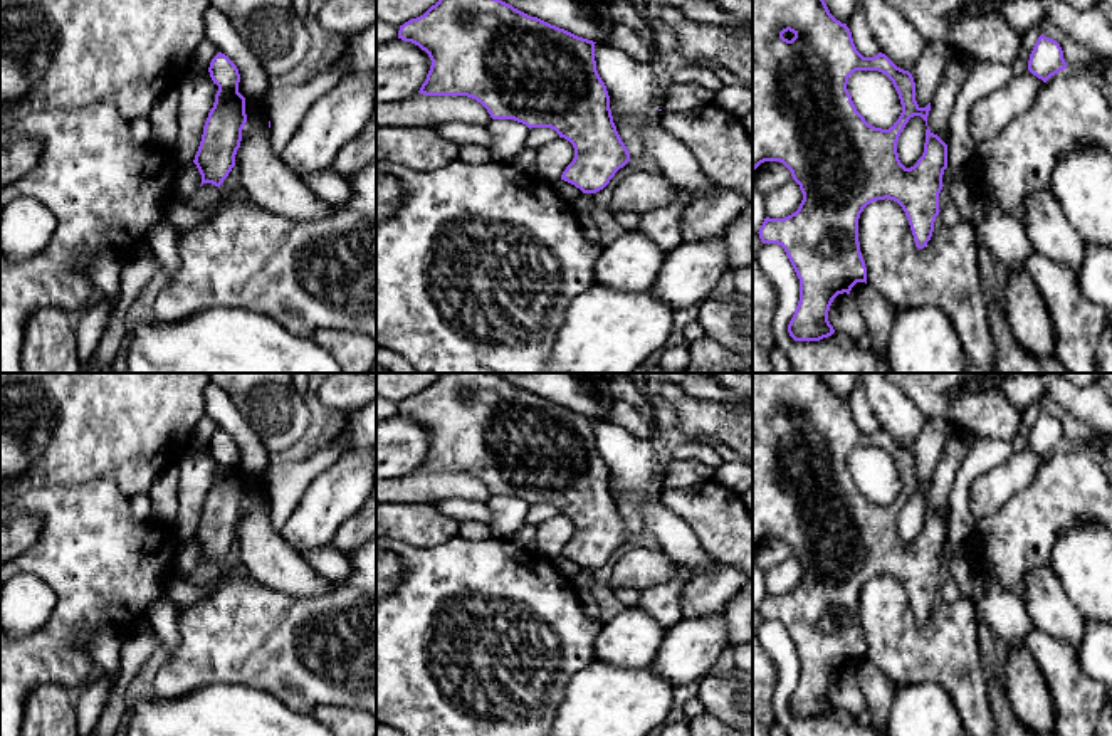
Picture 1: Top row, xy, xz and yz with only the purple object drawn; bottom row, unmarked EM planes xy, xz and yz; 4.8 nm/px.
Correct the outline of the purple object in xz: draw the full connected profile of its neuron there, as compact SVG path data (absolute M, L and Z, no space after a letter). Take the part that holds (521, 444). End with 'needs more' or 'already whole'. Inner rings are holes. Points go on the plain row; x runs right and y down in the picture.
M440 373L423 392L400 402L398 415L425 427L432 437L420 471L467 472L480 479L492 496L514 496L531 504L551 504L574 524L561 556L583 570L603 566L630 538L630 529L613 499L610 472L596 447L593 417L531 393L496 373Z | already whole

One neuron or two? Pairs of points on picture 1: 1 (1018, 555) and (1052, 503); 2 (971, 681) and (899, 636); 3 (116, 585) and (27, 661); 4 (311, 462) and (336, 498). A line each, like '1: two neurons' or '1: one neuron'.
1: one neuron
2: one neuron
3: one neuron
4: two neurons

